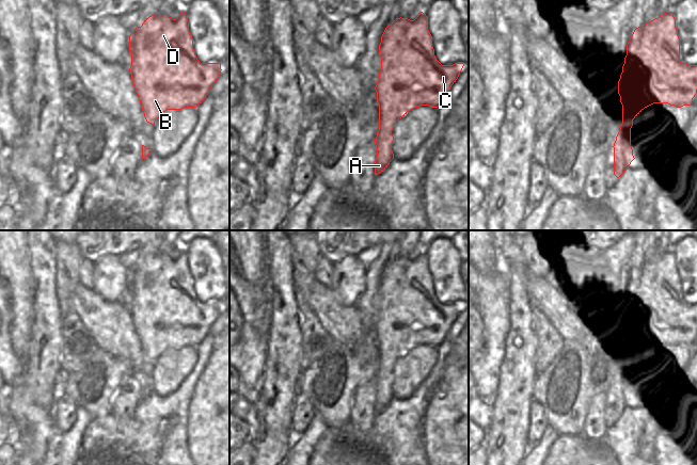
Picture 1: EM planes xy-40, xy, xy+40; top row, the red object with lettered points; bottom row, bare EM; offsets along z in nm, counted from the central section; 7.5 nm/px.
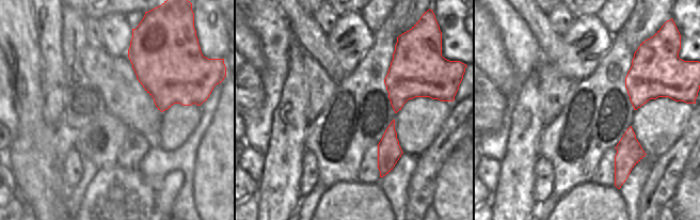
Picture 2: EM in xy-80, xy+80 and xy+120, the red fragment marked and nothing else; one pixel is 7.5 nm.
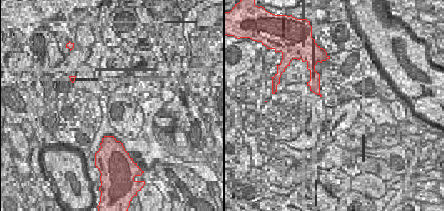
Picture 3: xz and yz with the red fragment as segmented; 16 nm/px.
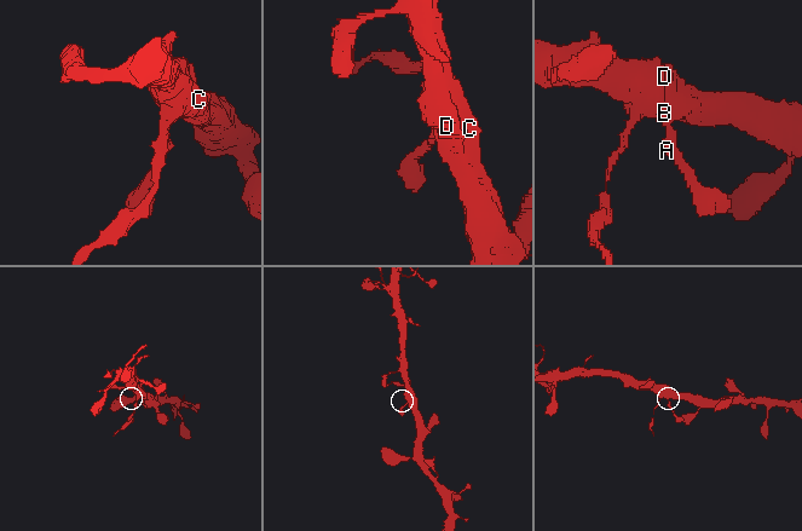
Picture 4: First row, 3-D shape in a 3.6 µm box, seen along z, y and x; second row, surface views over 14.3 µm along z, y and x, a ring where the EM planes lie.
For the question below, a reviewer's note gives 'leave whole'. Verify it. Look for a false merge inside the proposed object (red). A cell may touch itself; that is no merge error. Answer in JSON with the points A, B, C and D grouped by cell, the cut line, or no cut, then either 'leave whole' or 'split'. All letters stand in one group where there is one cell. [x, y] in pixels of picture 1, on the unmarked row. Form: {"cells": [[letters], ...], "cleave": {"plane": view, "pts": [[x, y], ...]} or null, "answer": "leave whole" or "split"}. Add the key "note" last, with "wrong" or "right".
{"cells": [["A", "B", "C", "D"]], "cleave": null, "answer": "leave whole", "note": "right"}

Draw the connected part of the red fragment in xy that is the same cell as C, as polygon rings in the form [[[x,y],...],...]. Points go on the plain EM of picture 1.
[[[423,251],[414,259],[400,256],[389,263],[381,275],[379,294],[381,309],[375,326],[379,343],[379,369],[375,378],[377,386],[375,414],[383,411],[394,398],[392,390],[394,363],[414,347],[441,344],[464,305],[463,302],[442,304],[437,299],[432,275],[428,269],[428,256]]]

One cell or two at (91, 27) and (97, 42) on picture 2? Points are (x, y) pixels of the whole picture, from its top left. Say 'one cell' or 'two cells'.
one cell

